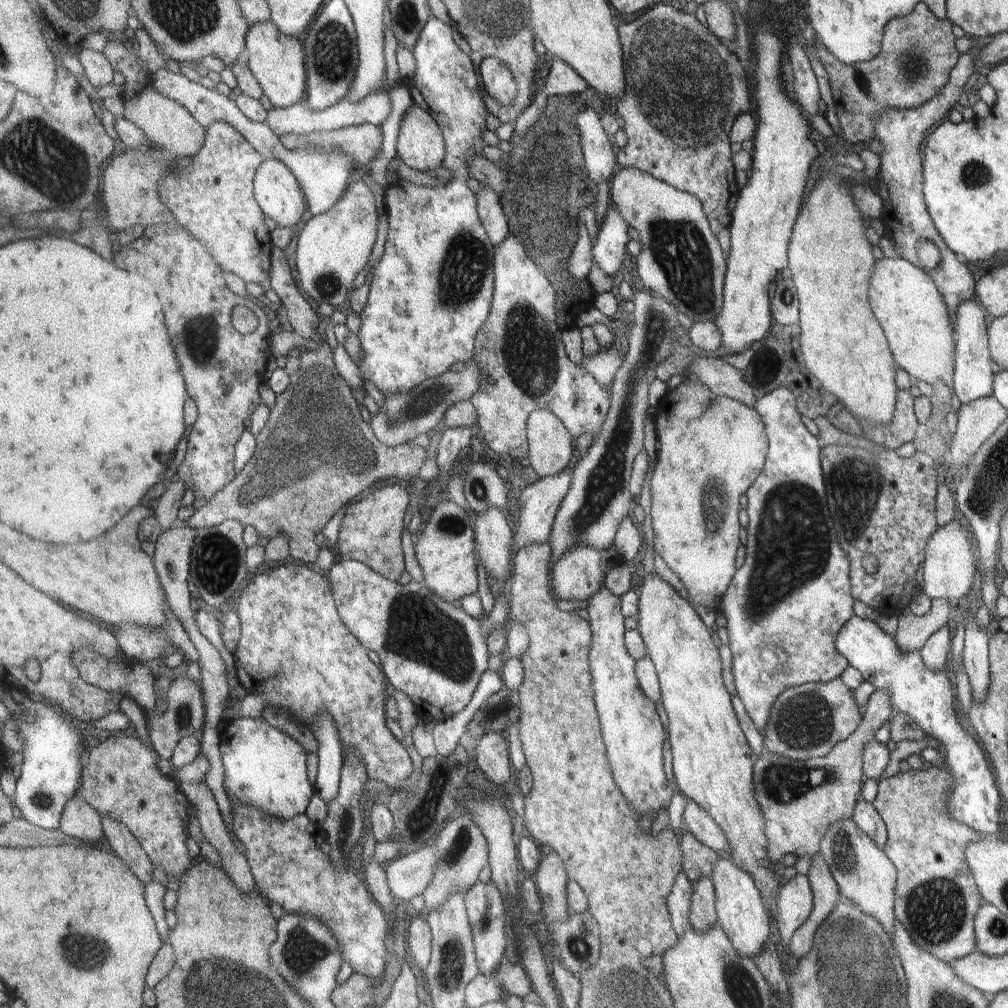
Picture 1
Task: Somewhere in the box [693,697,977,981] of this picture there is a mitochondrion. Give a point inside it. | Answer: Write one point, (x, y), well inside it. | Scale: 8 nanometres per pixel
(936, 910)

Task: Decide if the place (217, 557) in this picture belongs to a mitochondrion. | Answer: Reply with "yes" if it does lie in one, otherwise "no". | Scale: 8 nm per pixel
yes

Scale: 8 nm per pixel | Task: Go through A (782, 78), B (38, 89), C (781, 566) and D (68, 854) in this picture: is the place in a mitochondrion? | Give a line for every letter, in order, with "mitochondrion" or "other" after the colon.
A: other
B: other
C: mitochondrion
D: other

